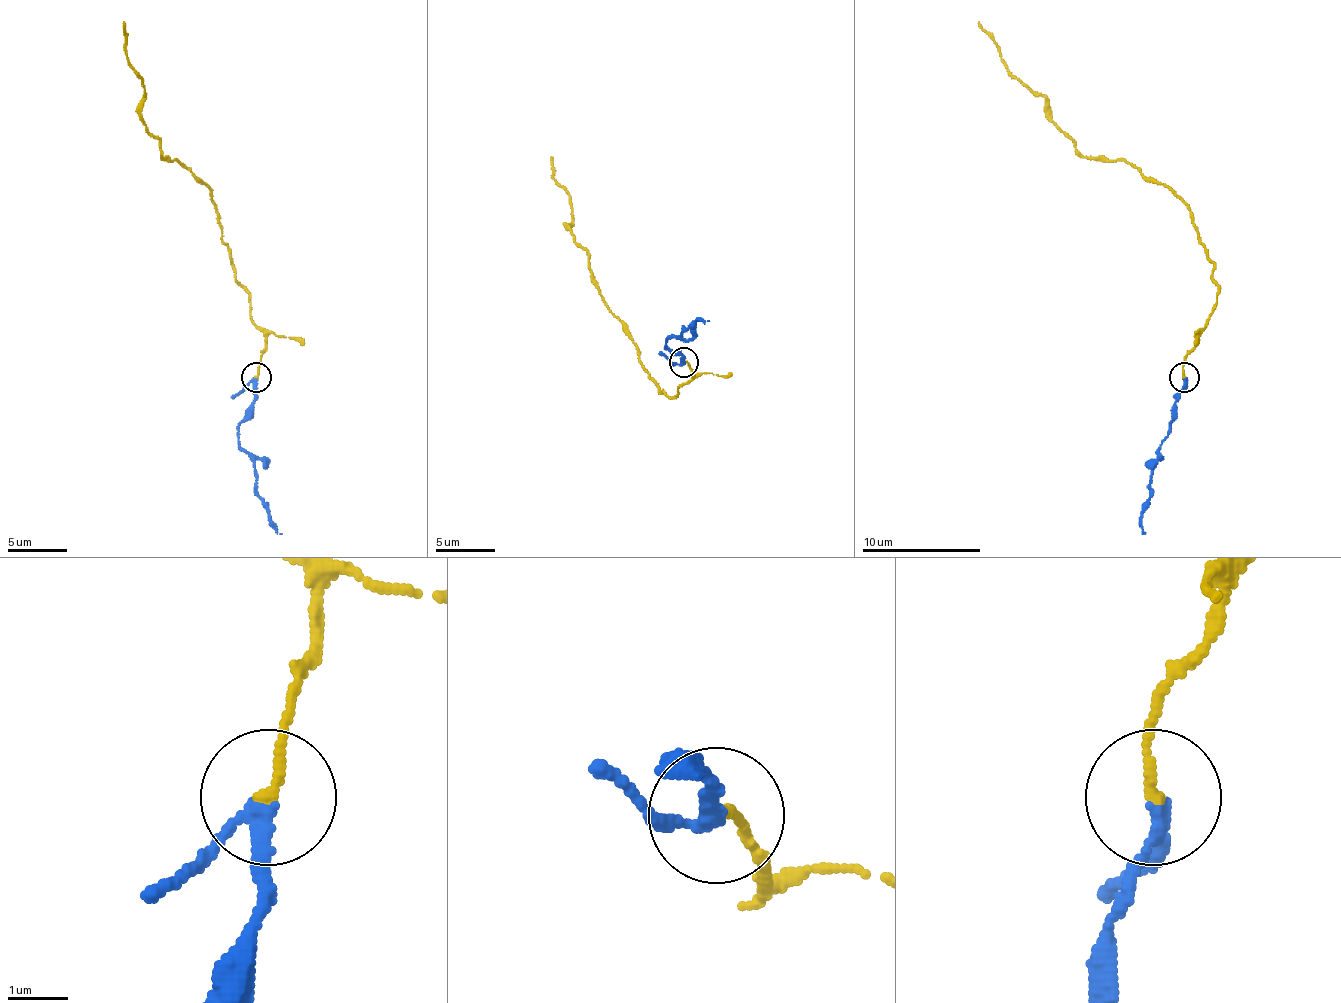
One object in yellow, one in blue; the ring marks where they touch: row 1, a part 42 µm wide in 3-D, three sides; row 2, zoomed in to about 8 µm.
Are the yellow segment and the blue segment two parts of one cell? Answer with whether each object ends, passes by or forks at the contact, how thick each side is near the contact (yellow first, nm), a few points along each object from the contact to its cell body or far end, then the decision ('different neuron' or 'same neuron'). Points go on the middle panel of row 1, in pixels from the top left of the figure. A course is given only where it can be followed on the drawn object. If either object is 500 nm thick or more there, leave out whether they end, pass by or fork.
yellow ends there; blue passes by; 180 nm thick on the yellow side, 200 nm on the other; yellow runs (684, 362), (693, 376), (672, 397), (648, 376), (568, 231), (571, 198), (553, 180), (550, 156); blue runs (684, 362), (666, 347), (666, 341), (696, 320), (708, 320); same neuron

